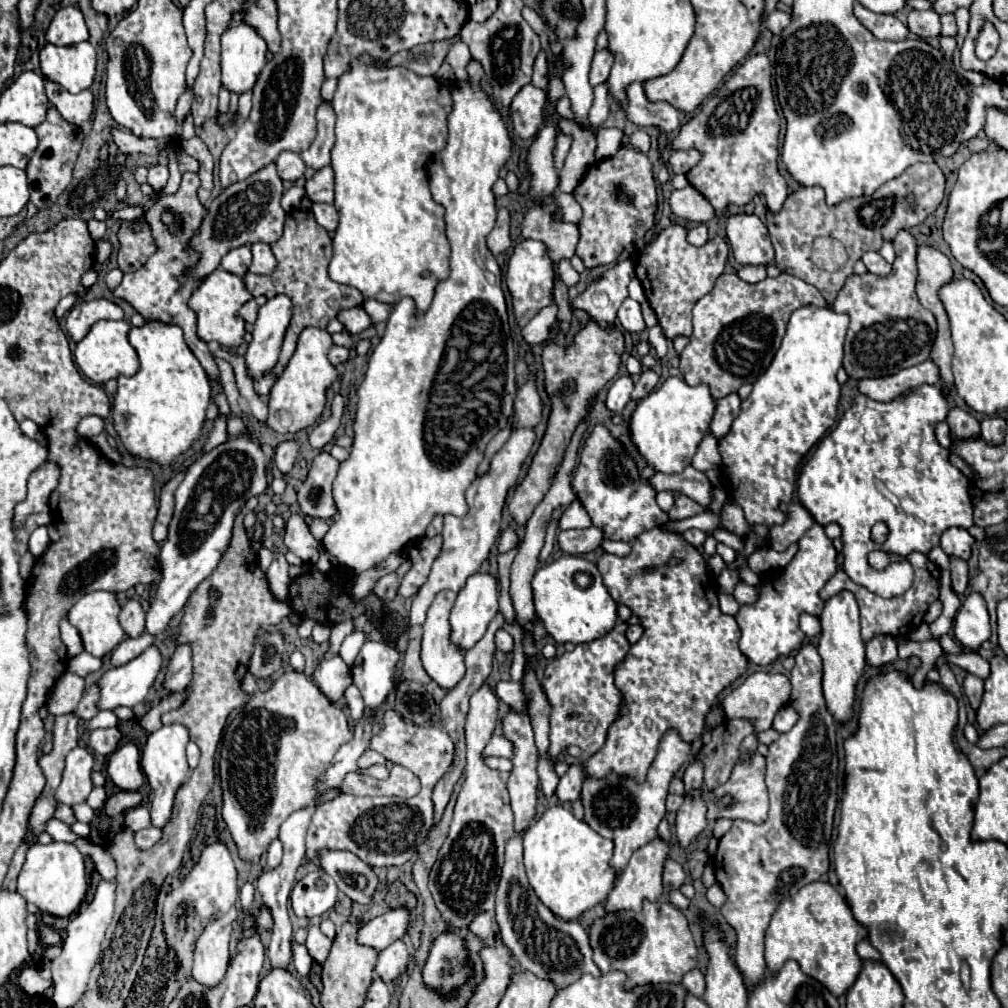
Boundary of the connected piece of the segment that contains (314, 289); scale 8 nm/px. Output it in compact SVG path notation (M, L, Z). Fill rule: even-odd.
M292 210L286 214L284 236L272 244L272 252L278 260L276 270L268 275L246 274L244 284L253 297L264 295L270 299L275 296L275 289L279 289L278 292L286 294L294 304L292 322L286 330L280 360L278 360L278 368L284 368L290 356L294 354L298 334L304 328L316 326L324 330L328 322L338 316L340 310L360 306L364 302L364 296L356 288L338 284L328 278L328 264L332 260L332 238L322 226L314 222L314 214L310 210Z

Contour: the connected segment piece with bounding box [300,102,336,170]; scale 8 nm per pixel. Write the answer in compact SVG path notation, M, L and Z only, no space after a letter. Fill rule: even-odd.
M322 102L318 108L318 134L308 150L304 150L300 156L306 162L306 166L320 170L330 164L330 150L334 146L334 110L330 104Z

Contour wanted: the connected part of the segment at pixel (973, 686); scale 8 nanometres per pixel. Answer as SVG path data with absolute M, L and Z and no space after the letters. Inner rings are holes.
M966 674L966 678L964 678L964 694L966 694L970 706L974 710L978 710L982 694L984 694L984 680L976 678L974 674Z

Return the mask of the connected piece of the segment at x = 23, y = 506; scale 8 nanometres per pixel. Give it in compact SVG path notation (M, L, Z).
M44 462L38 466L30 478L28 478L28 496L24 502L16 506L16 524L22 524L28 514L38 514L38 512L48 512L48 500L52 490L58 486L60 478L60 468L52 462Z

